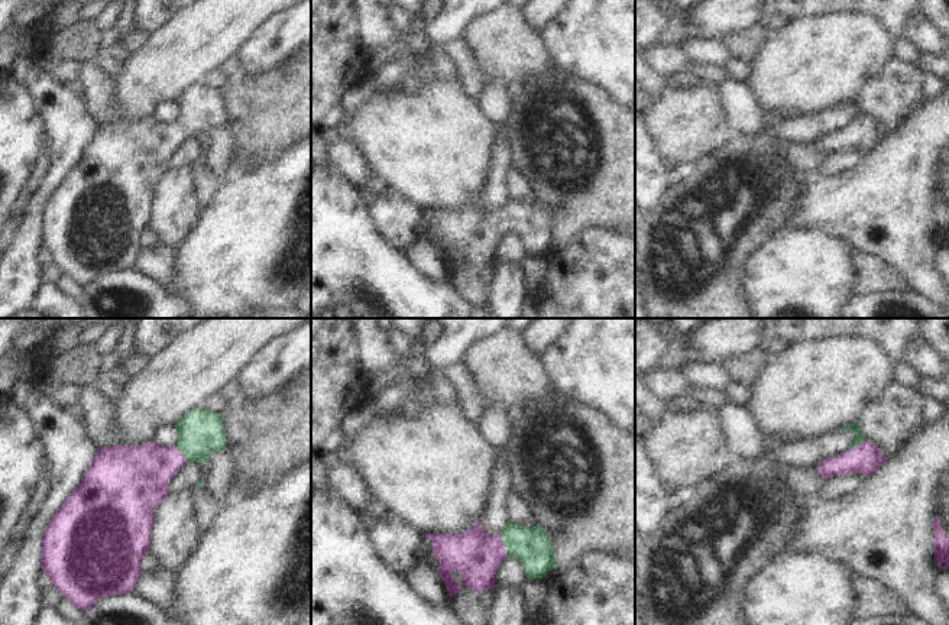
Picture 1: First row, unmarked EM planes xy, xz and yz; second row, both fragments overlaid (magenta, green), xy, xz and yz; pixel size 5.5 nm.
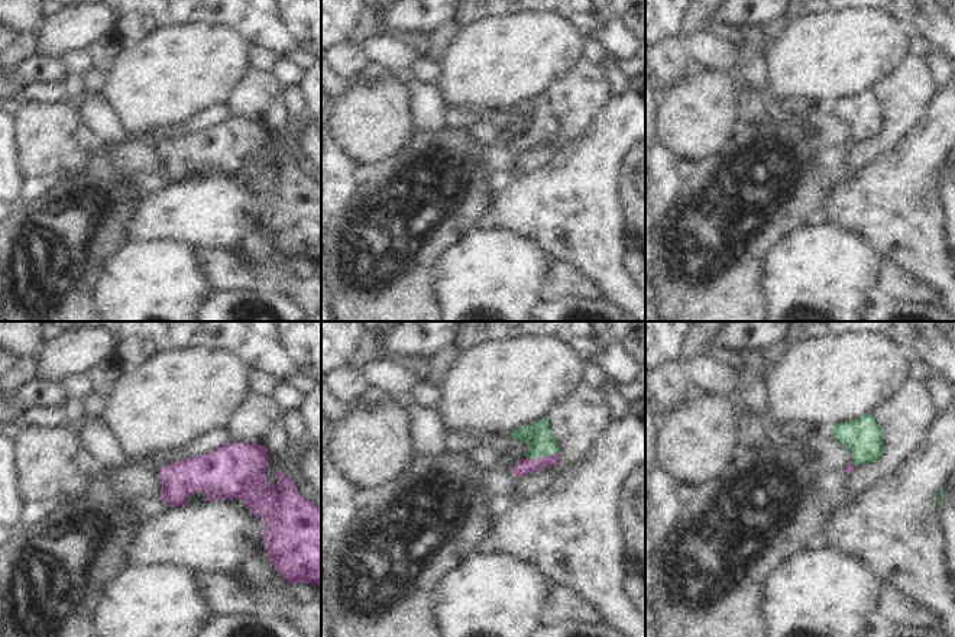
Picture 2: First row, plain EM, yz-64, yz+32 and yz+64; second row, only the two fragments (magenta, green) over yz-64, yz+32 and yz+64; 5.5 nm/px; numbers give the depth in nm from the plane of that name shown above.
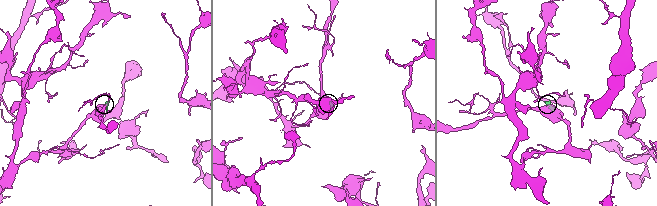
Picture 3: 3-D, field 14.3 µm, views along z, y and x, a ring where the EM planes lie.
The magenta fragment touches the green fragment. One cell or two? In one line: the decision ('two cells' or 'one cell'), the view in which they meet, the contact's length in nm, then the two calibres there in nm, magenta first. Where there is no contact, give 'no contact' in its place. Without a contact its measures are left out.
one cell; contact in xz; length 130 nm; calibres 260 and 220 nm

